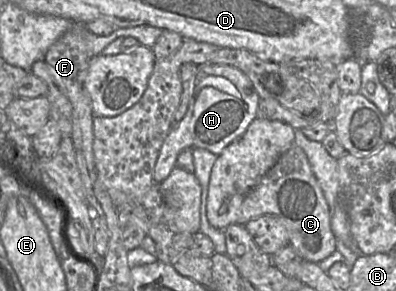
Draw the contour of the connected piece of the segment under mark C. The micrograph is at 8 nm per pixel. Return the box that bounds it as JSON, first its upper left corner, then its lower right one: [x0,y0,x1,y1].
[235,144,336,263]

